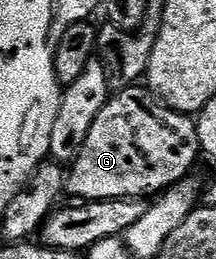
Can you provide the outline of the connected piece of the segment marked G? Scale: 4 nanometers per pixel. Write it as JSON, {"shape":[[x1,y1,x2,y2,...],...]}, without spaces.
{"shape":[[145,85,127,86,125,90,117,91,104,108,100,108,78,155,69,163,65,193,74,197,71,199,83,203,117,198,146,200,181,182,193,171,190,169,197,164,198,158,200,159,200,147,197,121,191,115,171,110]]}

